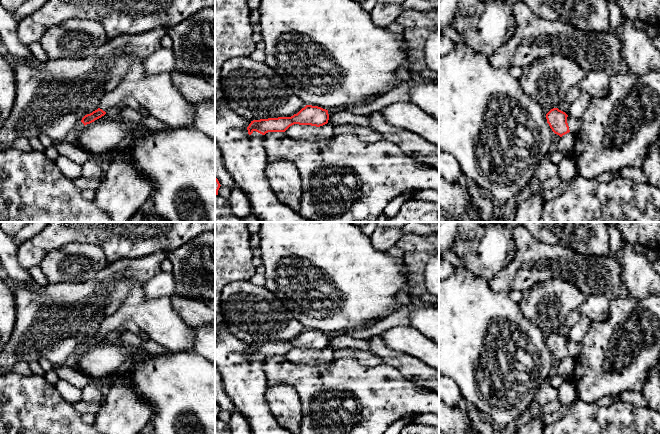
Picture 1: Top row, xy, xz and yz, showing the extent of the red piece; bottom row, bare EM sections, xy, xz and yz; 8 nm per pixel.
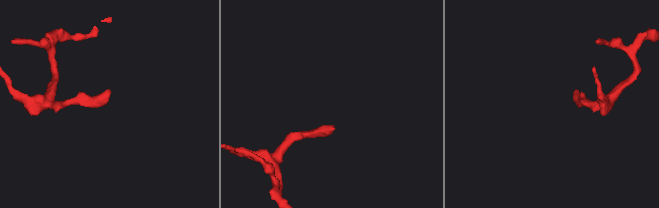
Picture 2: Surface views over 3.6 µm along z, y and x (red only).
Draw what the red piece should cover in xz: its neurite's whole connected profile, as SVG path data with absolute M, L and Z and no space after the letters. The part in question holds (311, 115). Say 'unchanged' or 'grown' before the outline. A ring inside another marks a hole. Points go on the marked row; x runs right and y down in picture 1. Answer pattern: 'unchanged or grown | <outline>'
unchanged | M306 105L291 117L278 117L253 120L247 127L248 134L254 131L265 135L268 132L285 132L294 124L320 127L328 123L328 110L318 106Z

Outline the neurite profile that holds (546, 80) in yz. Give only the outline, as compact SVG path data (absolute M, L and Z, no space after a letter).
M556 54L537 59L523 68L519 82L523 91L547 114L551 109L558 108L564 101L567 91L571 87L577 86L587 74L588 72L571 58Z

